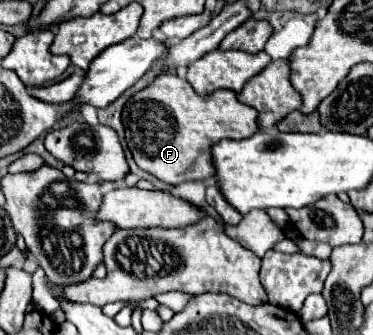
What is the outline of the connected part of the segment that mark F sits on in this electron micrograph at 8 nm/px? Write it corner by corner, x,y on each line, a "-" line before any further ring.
161,73
149,87
135,93
123,107
125,139
139,169
155,175
169,185
181,185
185,181
205,181
215,175
215,163
211,147
221,139
247,139
259,131
257,111
237,99
235,91
219,89
211,95
197,95
193,87
175,73

